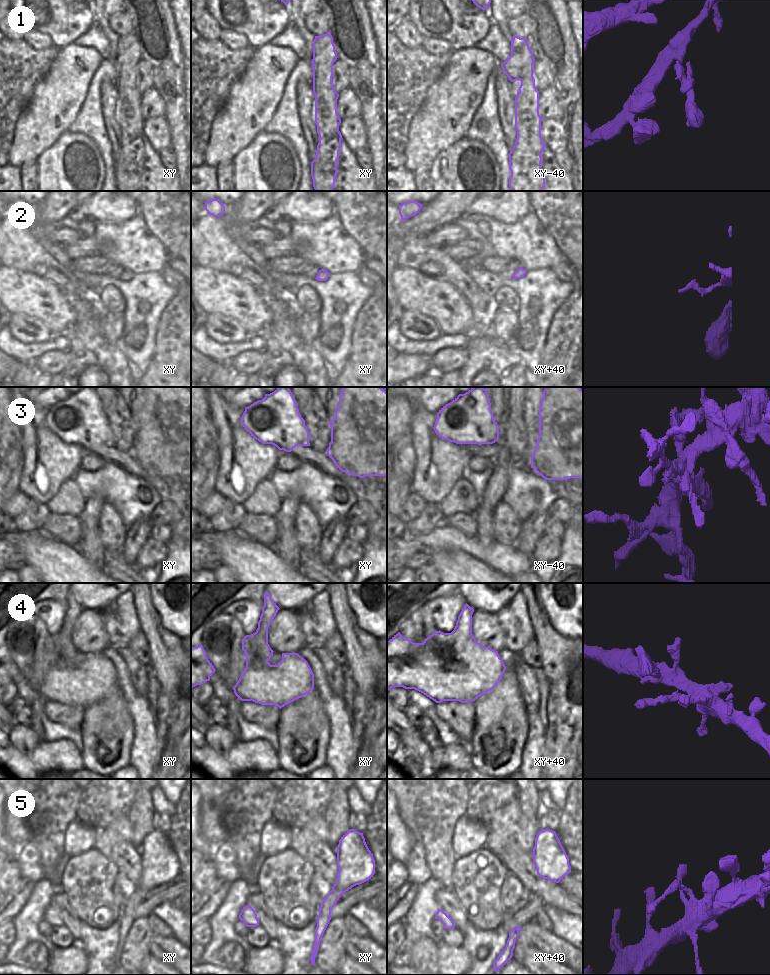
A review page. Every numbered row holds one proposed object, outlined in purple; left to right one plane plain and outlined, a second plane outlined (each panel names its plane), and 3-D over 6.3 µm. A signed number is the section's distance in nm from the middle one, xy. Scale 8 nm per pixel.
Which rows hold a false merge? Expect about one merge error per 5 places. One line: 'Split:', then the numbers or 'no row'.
Split: 3

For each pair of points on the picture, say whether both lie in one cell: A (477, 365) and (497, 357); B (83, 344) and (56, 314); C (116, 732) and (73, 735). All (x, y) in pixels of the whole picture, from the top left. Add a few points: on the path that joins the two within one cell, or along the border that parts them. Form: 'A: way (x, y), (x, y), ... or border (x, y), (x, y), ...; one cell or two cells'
A: way (482, 361), (486, 357), (492, 357); one cell
B: border (73, 305), (76, 314), (75, 322), (62, 332); two cells
C: border (79, 729), (81, 734), (80, 751); two cells

